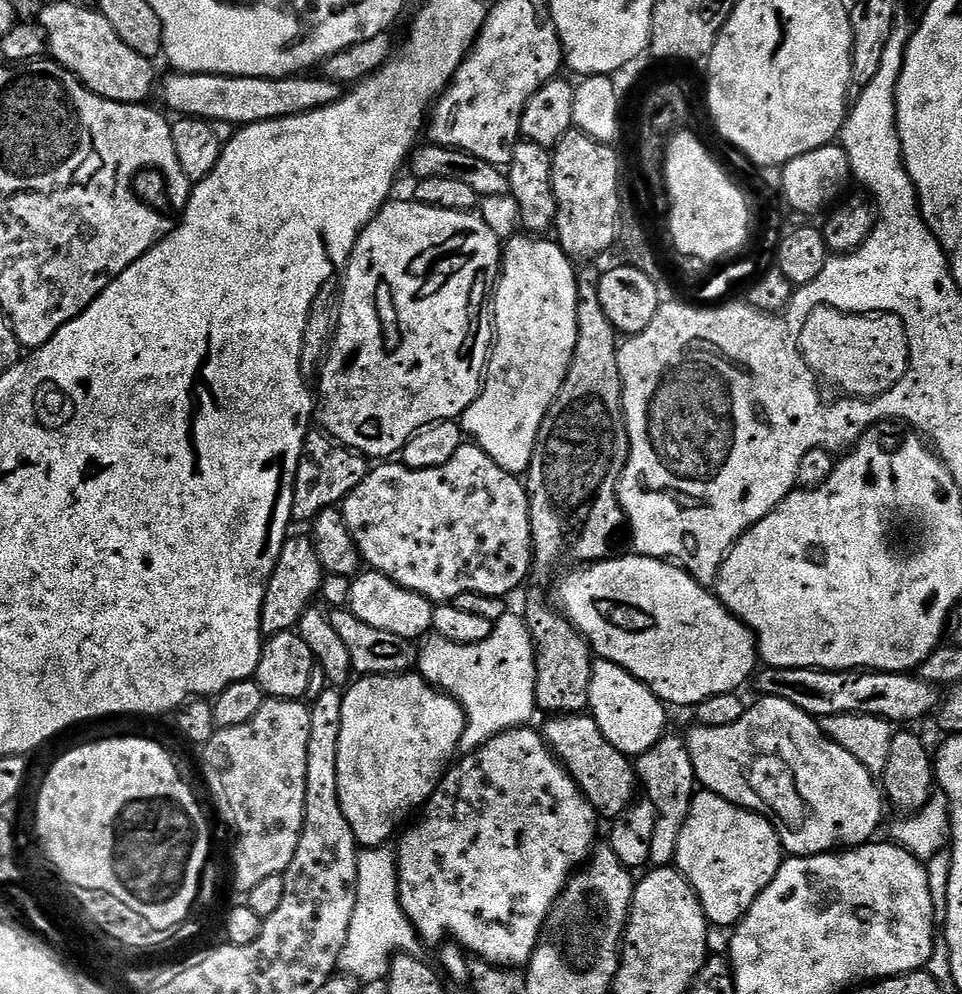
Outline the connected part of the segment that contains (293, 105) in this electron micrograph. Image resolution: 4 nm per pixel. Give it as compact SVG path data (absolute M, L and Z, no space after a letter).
M172 70L169 73L169 76L165 80L163 77L158 84L158 96L160 92L160 100L165 104L163 107L169 113L195 116L198 120L215 122L217 125L243 126L297 116L303 112L318 110L322 106L332 104L342 95L339 83L326 80L320 74L254 78L253 76L219 76L213 72Z

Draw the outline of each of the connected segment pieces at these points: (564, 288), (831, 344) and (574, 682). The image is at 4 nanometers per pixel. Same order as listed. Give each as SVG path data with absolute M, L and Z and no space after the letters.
M519 234L520 236L516 236L512 241L505 243L502 248L502 263L500 265L500 279L496 281L496 290L494 293L494 343L492 345L492 351L488 357L488 366L486 369L486 375L484 378L484 383L480 390L480 397L477 398L476 401L465 410L464 415L462 417L462 428L465 433L468 432L471 439L481 448L482 451L485 452L487 456L490 458L494 458L494 462L498 462L498 466L502 466L502 470L506 470L507 472L513 474L524 474L529 471L532 467L532 456L536 453L536 439L538 438L538 434L540 433L540 427L542 426L542 422L546 418L546 414L550 410L550 406L556 401L556 395L558 394L558 390L562 390L562 382L566 378L566 374L570 370L570 362L574 358L574 346L578 342L578 272L577 269L572 269L573 261L568 257L568 255L560 249L559 243L555 239L552 240L544 240L548 238L541 238L536 234Z
M816 308L804 326L814 328L814 336L802 336L804 345L800 347L807 364L814 370L825 387L832 387L843 397L851 399L875 399L878 394L886 393L904 376L904 368L909 366L910 343L908 324L900 312L864 312L854 315L852 312L832 312L832 308Z
M532 604L526 611L528 629L536 646L536 706L541 713L580 714L589 707L588 691L594 653L567 616L552 608Z

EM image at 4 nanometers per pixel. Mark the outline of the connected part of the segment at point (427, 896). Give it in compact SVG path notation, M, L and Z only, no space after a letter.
M535 727L511 728L486 742L476 751L467 753L463 758L457 759L452 767L444 773L440 785L434 790L434 794L428 799L422 809L420 821L405 834L401 835L400 848L395 849L396 873L398 874L398 890L400 891L400 905L406 914L406 918L416 928L421 941L425 945L439 946L449 938L459 944L465 952L479 958L488 964L496 964L500 968L523 969L532 960L534 950L540 941L540 934L544 930L544 924L548 915L552 913L552 907L556 900L572 879L574 873L591 857L597 847L596 820L598 813L596 807L588 801L586 794L576 784L576 779L571 772L564 767L561 761L556 759L555 752L548 746L539 731Z

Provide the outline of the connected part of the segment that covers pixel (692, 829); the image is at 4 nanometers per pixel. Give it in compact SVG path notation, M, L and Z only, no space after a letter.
M707 790L697 791L692 798L690 814L686 814L686 822L682 826L682 834L678 838L678 850L674 867L681 872L691 884L709 925L731 929L740 923L740 919L750 910L750 906L770 886L770 882L778 874L782 863L782 845L776 827L765 816L752 812L749 808L740 808L726 798Z

